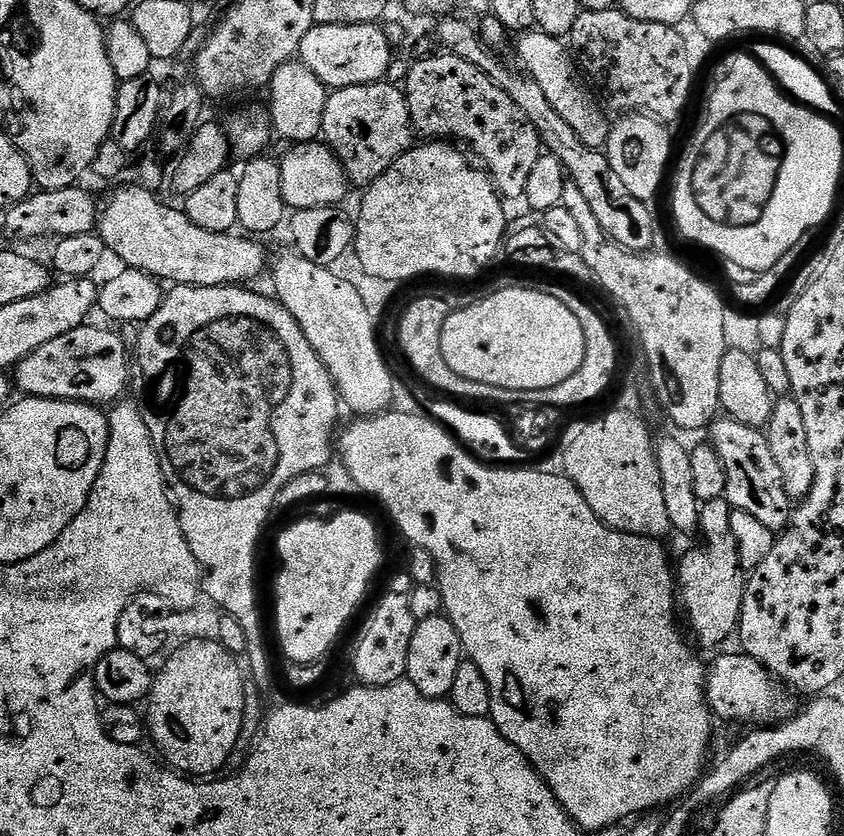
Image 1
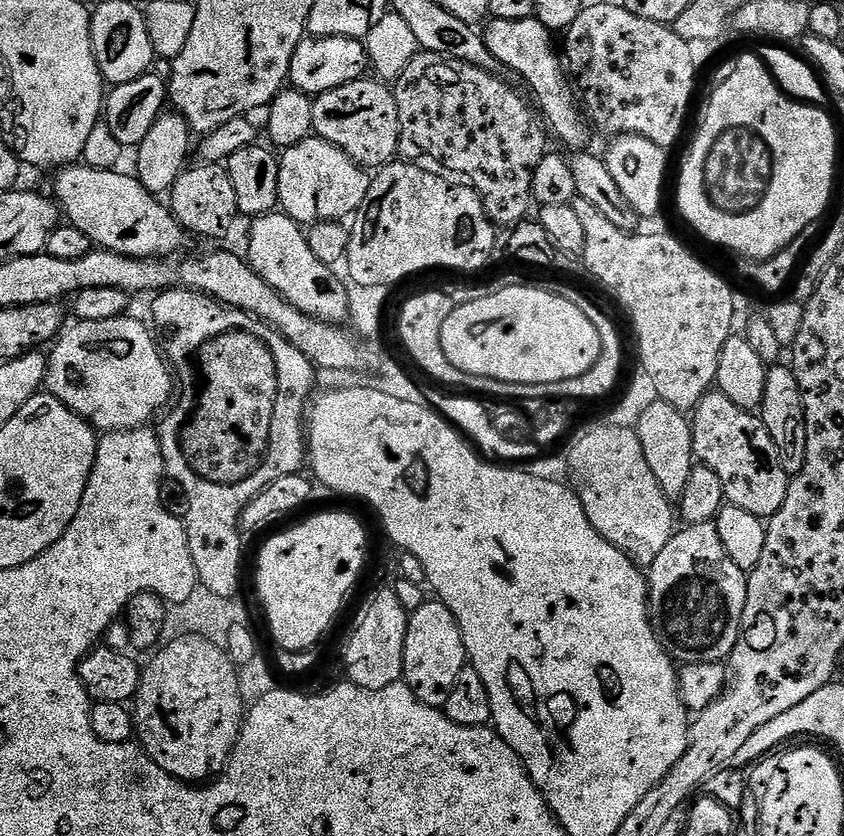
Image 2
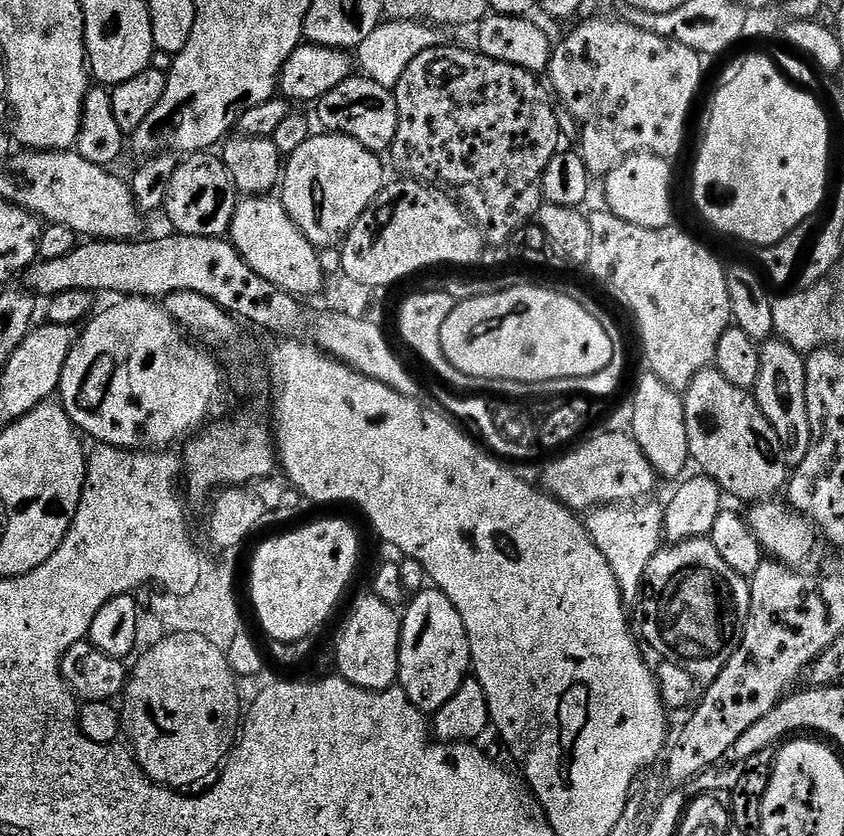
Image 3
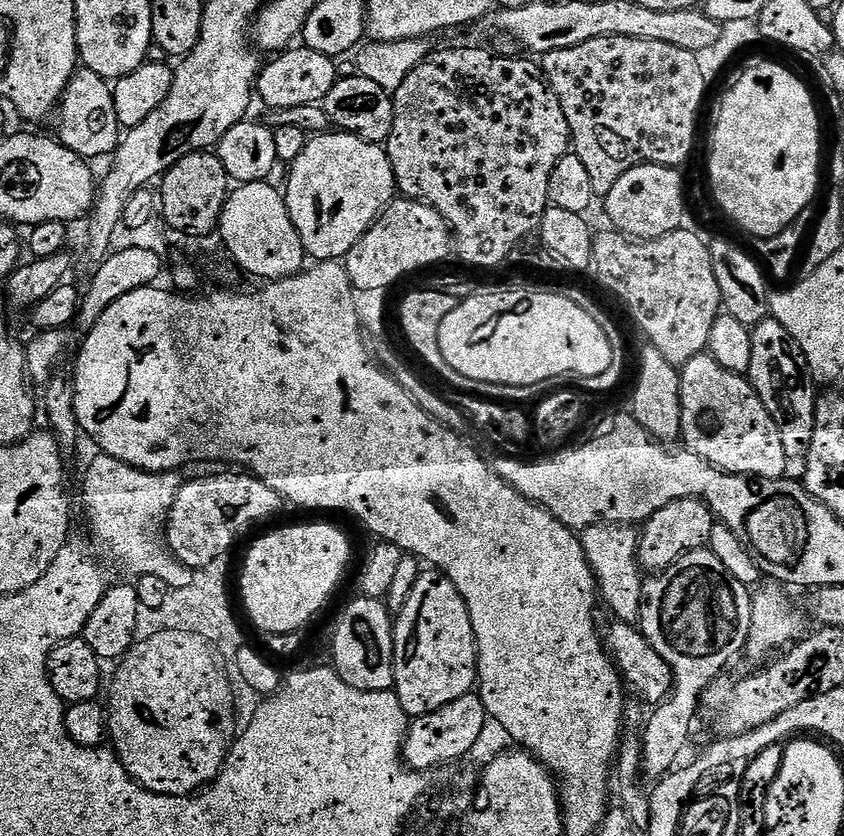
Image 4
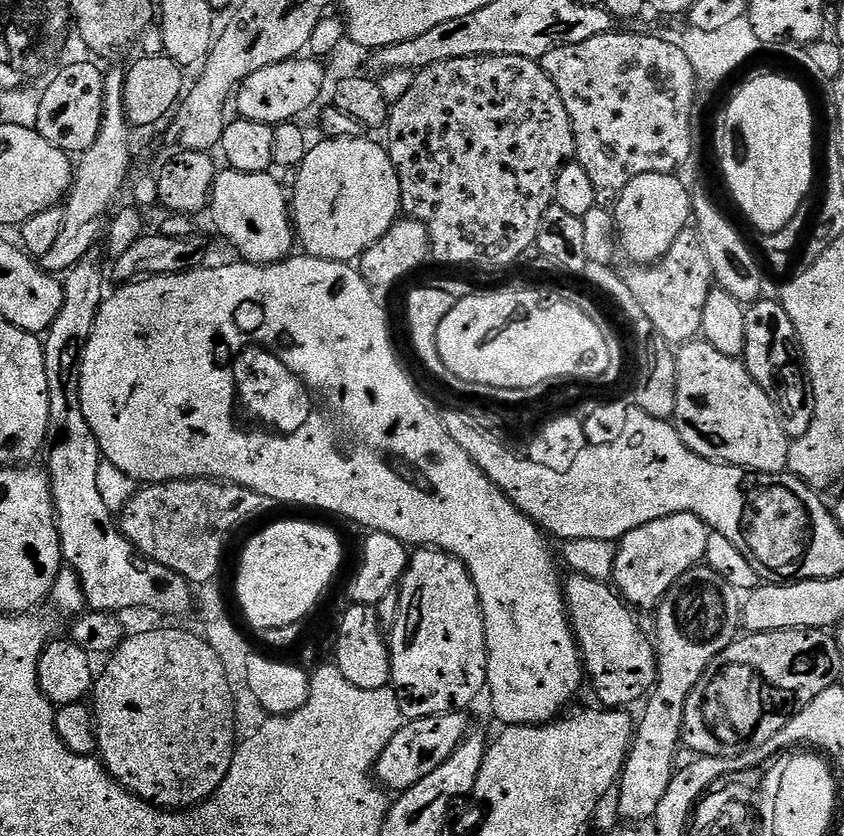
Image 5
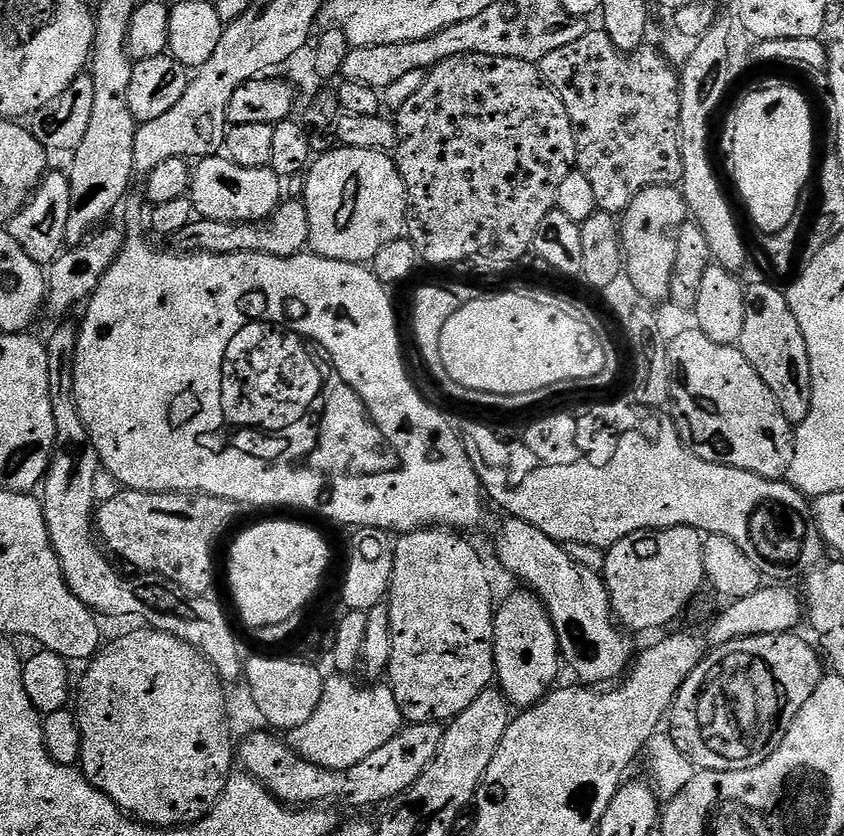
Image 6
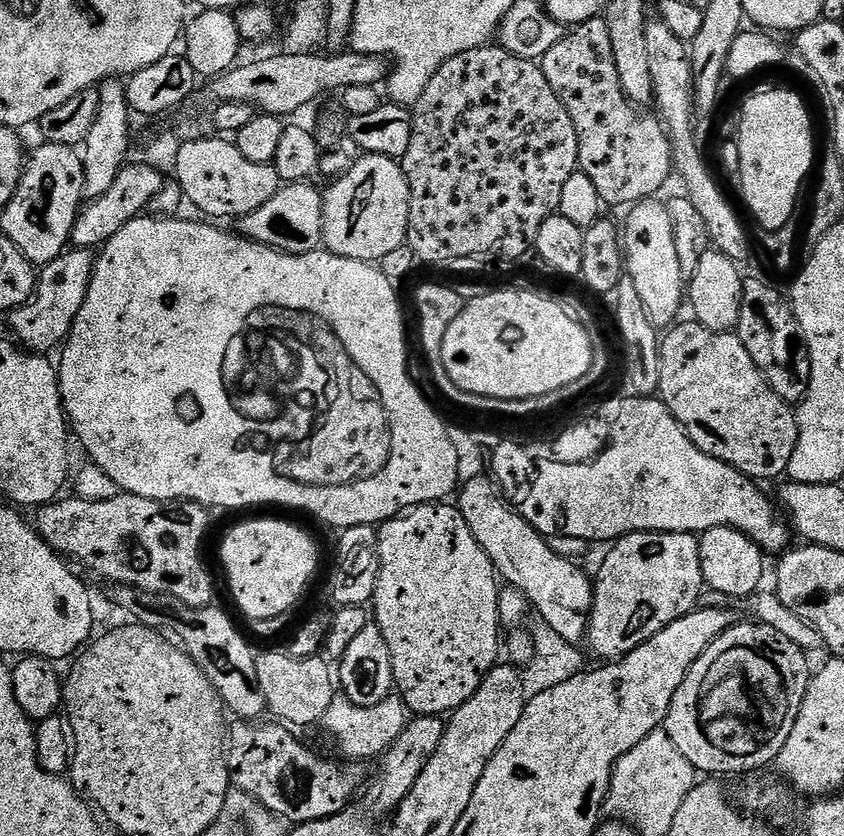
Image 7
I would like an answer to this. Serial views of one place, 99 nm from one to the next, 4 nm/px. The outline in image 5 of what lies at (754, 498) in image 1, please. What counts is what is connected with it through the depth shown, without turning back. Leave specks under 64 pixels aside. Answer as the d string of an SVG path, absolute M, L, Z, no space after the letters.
M697 338L688 341L686 344L679 345L678 351L675 353L675 360L677 372L677 406L674 423L678 434L682 438L682 442L690 451L707 460L715 460L721 464L733 464L739 468L746 468L749 472L783 472L787 469L790 438L782 426L780 415L774 406L774 402L768 397L766 390L762 390L762 386L758 386L758 382L752 377L748 367L744 365L743 359L722 354L720 351L714 350L714 346L710 346L707 340Z

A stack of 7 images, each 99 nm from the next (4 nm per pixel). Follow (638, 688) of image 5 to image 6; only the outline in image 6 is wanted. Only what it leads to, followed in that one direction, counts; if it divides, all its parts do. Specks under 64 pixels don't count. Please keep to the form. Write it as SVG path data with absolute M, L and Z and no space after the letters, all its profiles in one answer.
M505 519L505 524L496 532L496 556L506 571L522 580L543 602L548 616L555 627L556 637L559 639L561 657L581 679L581 683L588 686L602 686L604 682L613 683L621 679L635 657L635 640L627 631L624 631L615 618L612 610L612 599L601 573L582 566L582 562L574 562L570 558L567 547L551 540L542 530L530 526L525 520Z

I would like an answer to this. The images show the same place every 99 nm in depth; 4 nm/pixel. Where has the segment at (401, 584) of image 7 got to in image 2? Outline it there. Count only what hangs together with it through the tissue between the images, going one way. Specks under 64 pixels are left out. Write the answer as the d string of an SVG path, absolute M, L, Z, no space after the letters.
M435 598L425 599L424 604L418 606L418 610L410 613L408 618L403 683L407 684L408 689L426 706L443 709L444 704L450 698L450 694L458 682L458 674L462 674L465 666L466 653L464 643L462 642L462 634L454 614L440 600Z

